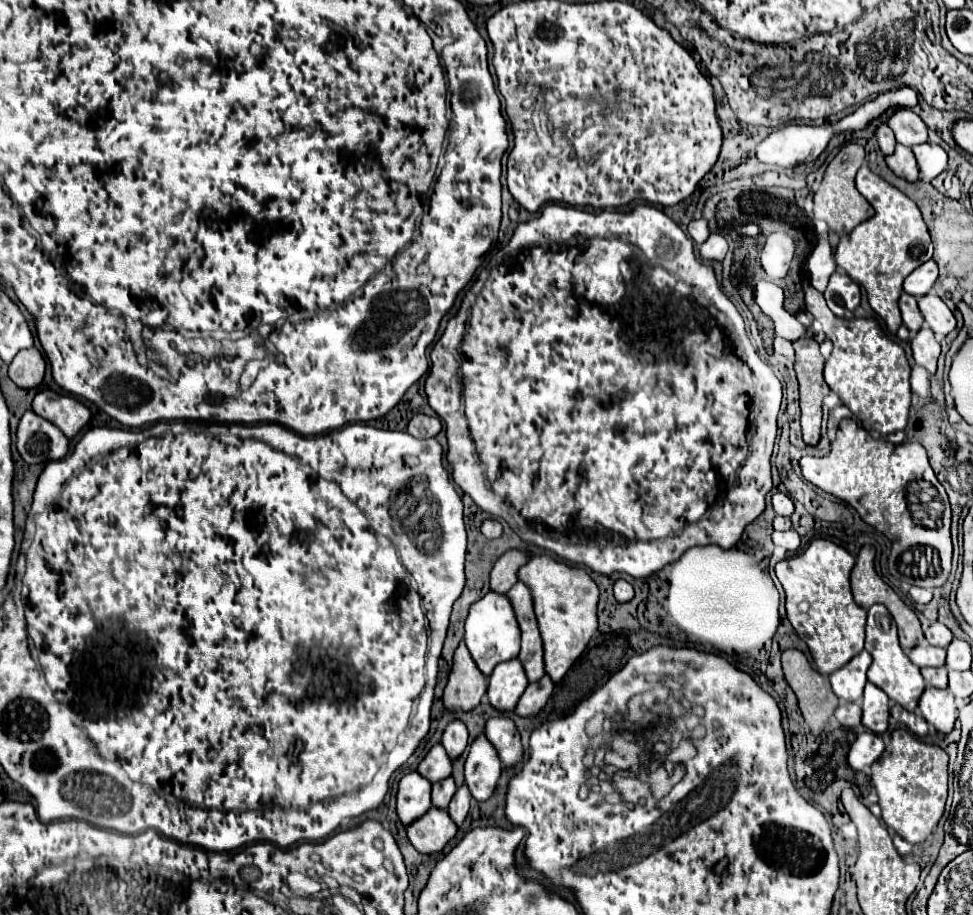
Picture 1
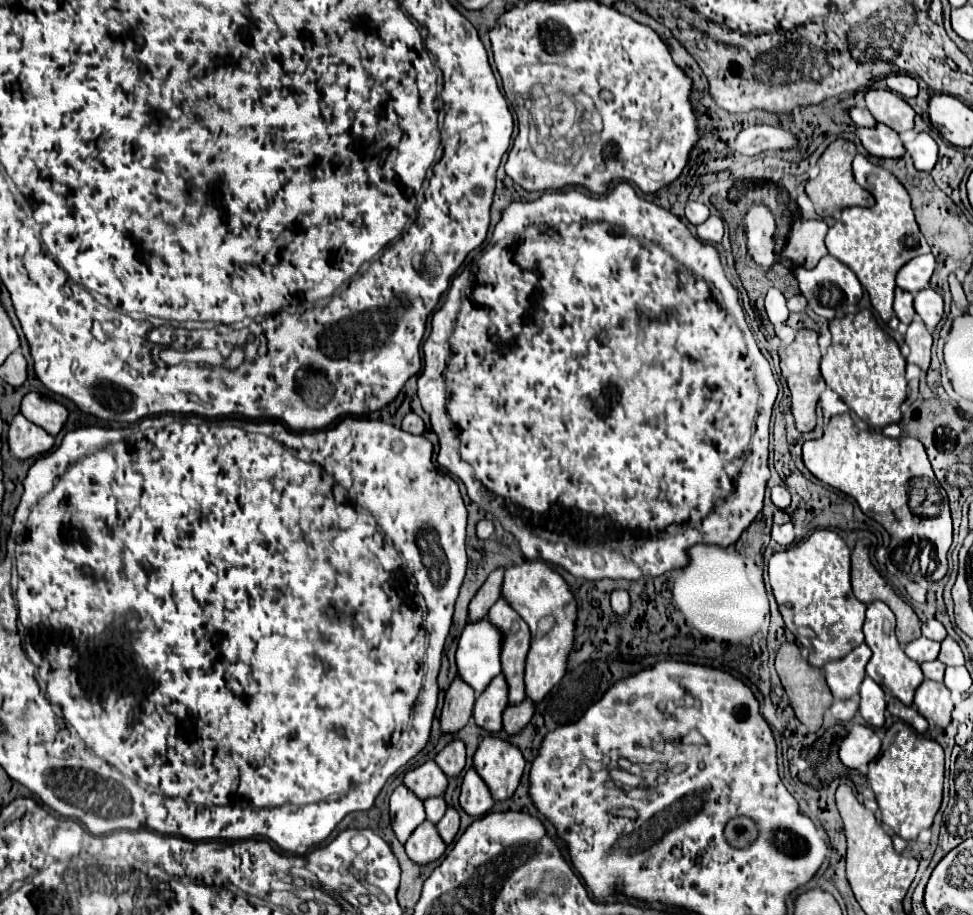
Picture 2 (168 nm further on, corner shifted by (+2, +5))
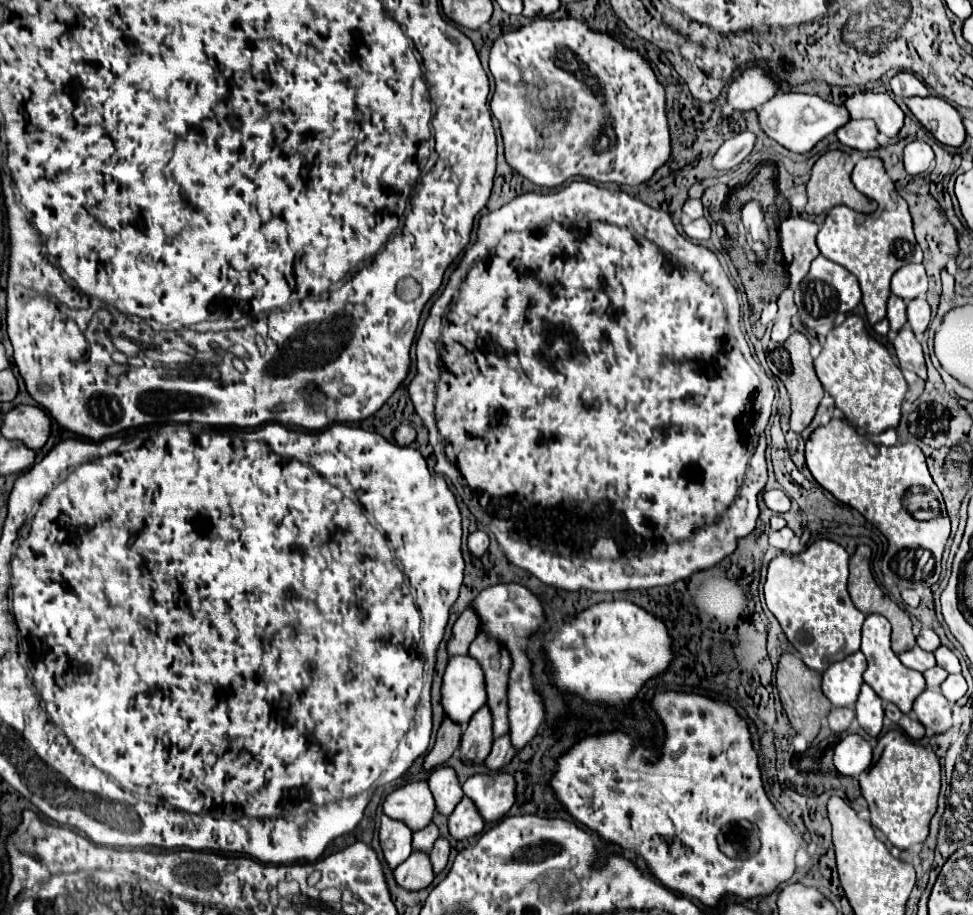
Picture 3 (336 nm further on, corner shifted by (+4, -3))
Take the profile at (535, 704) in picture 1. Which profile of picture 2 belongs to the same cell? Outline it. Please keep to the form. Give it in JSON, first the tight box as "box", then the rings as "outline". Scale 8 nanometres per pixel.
{"box":[503,698,535,734],"outline":[[[525,698],[521,704],[507,706],[503,712],[503,728],[509,734],[517,734],[521,728],[527,726],[533,712],[535,712],[535,704],[529,698]]]}

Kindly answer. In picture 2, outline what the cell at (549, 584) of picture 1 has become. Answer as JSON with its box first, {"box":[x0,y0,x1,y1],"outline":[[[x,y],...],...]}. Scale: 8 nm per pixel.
{"box":[501,560,577,704],"outline":[[[527,560],[519,566],[507,568],[501,594],[531,628],[531,650],[527,654],[525,688],[527,696],[537,704],[567,672],[567,658],[575,642],[577,600],[565,578],[543,560]]]}

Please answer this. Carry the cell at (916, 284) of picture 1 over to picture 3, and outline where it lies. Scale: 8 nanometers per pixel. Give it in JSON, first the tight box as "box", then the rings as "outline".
{"box":[891,264,927,302],"outline":[[[905,264],[893,274],[891,292],[905,302],[927,292],[927,272],[923,264]]]}

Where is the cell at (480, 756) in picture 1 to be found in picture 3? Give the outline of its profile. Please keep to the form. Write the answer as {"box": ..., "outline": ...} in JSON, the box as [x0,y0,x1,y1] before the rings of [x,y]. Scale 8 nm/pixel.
{"box":[449,798,485,840],"outline":[[[463,798],[453,810],[453,814],[449,816],[449,834],[455,840],[467,840],[483,832],[483,828],[485,828],[485,822],[479,816],[475,804],[469,798]]]}

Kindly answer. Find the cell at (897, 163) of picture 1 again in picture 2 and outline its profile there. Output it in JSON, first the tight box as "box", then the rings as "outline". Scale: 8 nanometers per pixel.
{"box":[857,124,905,158],"outline":[[[877,124],[875,128],[857,128],[857,136],[861,138],[861,144],[871,156],[877,156],[877,158],[905,156],[905,148],[903,148],[903,142],[899,140],[899,134],[885,124]]]}

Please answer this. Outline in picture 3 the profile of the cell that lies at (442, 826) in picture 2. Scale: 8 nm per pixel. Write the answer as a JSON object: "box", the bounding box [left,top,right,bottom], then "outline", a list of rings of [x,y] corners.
{"box":[429,838,449,874],"outline":[[[439,838],[439,840],[435,842],[429,858],[431,858],[433,872],[435,872],[435,874],[443,872],[445,866],[447,866],[447,860],[449,860],[449,842],[447,842],[445,838]]]}

